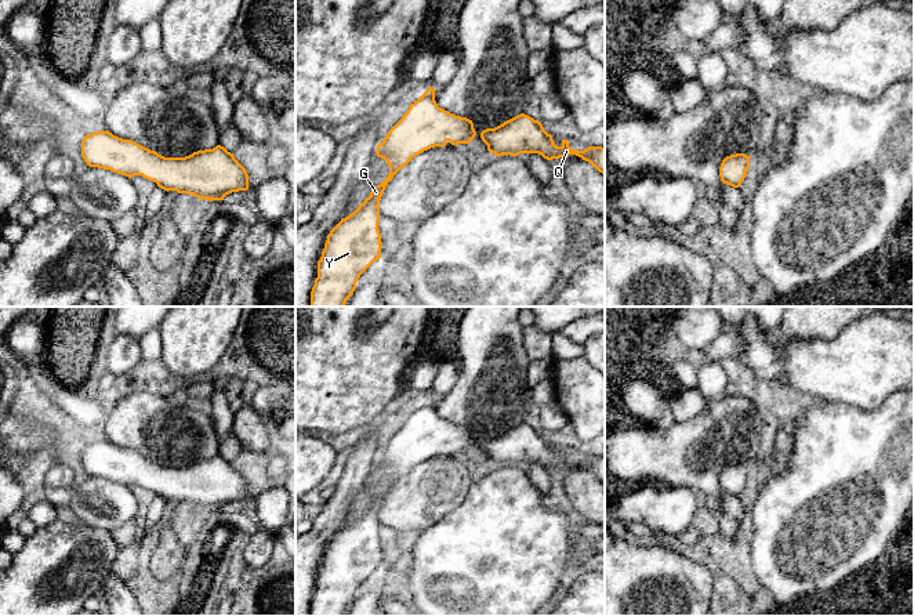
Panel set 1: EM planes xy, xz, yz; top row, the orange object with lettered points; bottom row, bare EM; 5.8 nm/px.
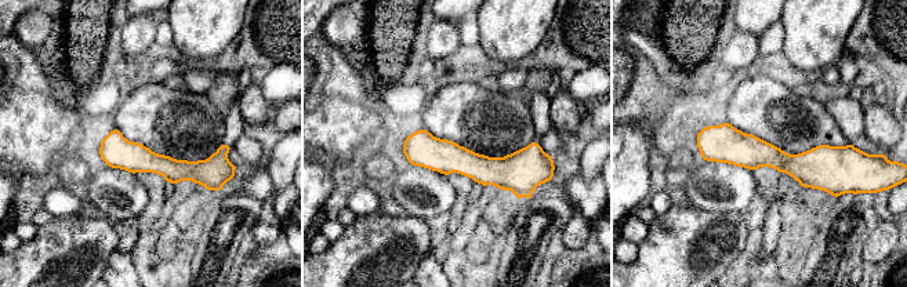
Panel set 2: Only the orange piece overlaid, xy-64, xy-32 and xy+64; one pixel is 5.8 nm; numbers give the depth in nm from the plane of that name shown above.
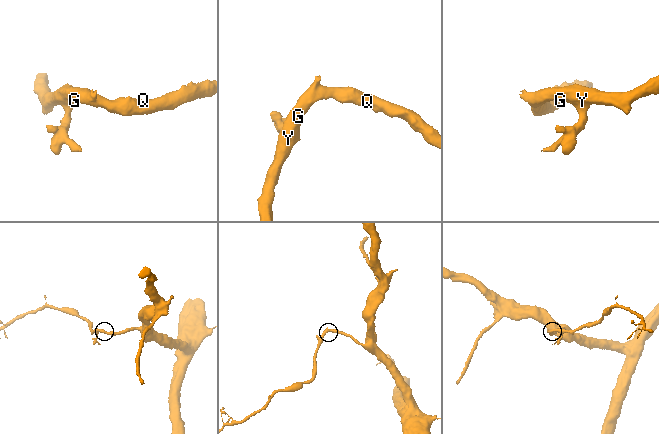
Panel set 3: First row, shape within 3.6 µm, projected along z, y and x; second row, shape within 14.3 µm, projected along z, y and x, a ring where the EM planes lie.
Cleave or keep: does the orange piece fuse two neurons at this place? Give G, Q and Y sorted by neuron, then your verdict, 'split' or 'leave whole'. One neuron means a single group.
G Q Y | leave whole

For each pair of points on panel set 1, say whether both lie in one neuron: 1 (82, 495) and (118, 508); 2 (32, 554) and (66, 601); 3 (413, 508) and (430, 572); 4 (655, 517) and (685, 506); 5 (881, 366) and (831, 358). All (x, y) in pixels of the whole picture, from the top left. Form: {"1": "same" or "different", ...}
{"1": "same", "2": "same", "3": "different", "4": "same", "5": "same"}

